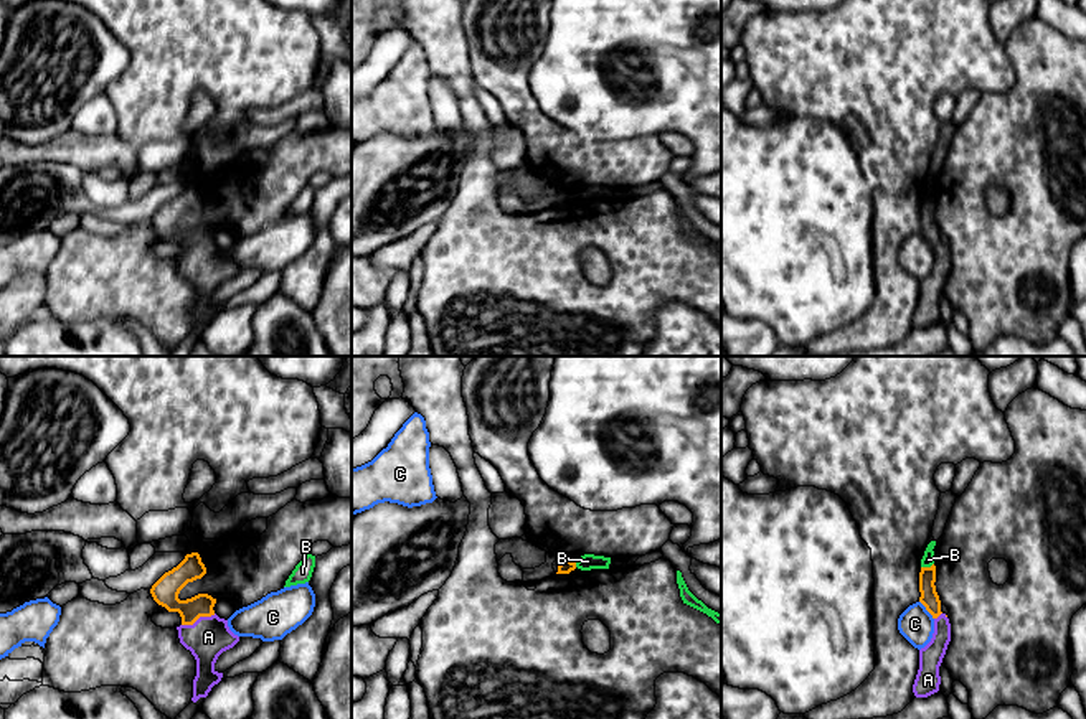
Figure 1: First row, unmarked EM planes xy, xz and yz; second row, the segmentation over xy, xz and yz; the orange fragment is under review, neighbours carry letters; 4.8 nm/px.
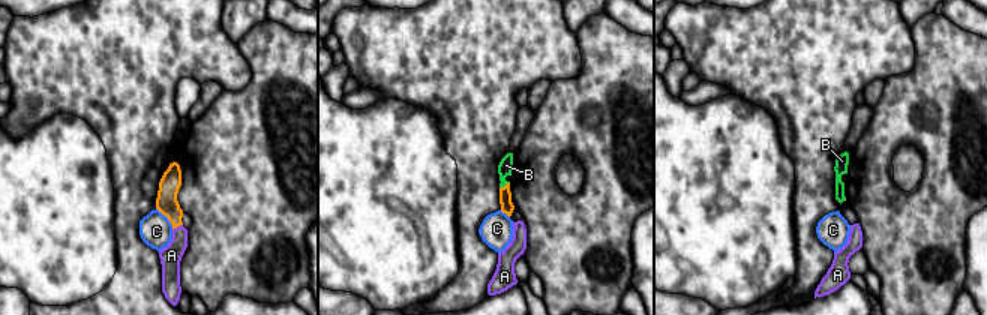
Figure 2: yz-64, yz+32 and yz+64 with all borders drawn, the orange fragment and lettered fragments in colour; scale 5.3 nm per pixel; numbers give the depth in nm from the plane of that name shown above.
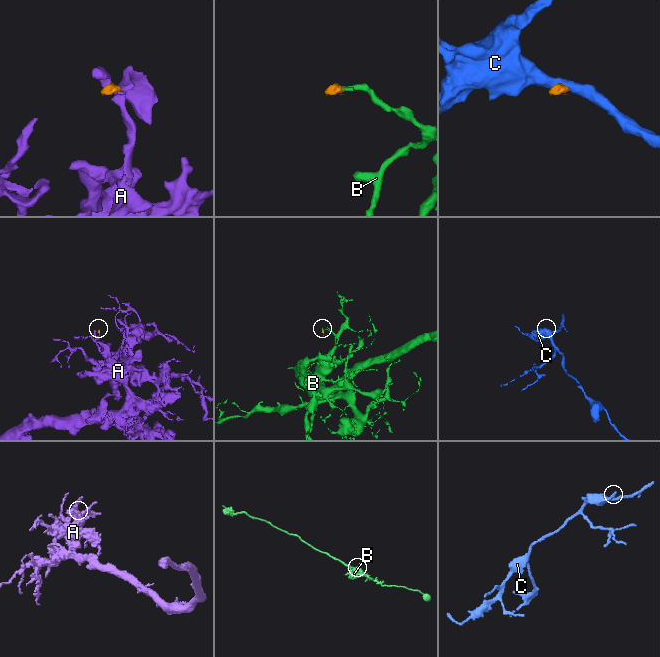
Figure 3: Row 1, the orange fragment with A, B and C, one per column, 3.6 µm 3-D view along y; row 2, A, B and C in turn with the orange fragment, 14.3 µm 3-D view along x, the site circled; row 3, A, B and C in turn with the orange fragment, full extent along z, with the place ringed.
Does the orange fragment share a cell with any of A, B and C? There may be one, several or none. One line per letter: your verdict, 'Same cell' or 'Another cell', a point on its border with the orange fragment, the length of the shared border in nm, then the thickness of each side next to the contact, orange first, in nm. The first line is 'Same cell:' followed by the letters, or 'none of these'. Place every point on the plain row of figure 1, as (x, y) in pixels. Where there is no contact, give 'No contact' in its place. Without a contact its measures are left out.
Same cell: A
A: Same cell. Touches orange at xy (198, 248). Shared border 180 nm. Thickness 130 nm (orange) against 200 nm
B: Another cell. Touches orange at yz (926, 198). Shared border 70 nm. Thickness 90 nm (orange) against 60 nm
C: Another cell. Touches orange at yz (926, 239). Shared border 120 nm. Thickness 90 nm (orange) against 170 nm

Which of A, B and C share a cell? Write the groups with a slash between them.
A / B / C

